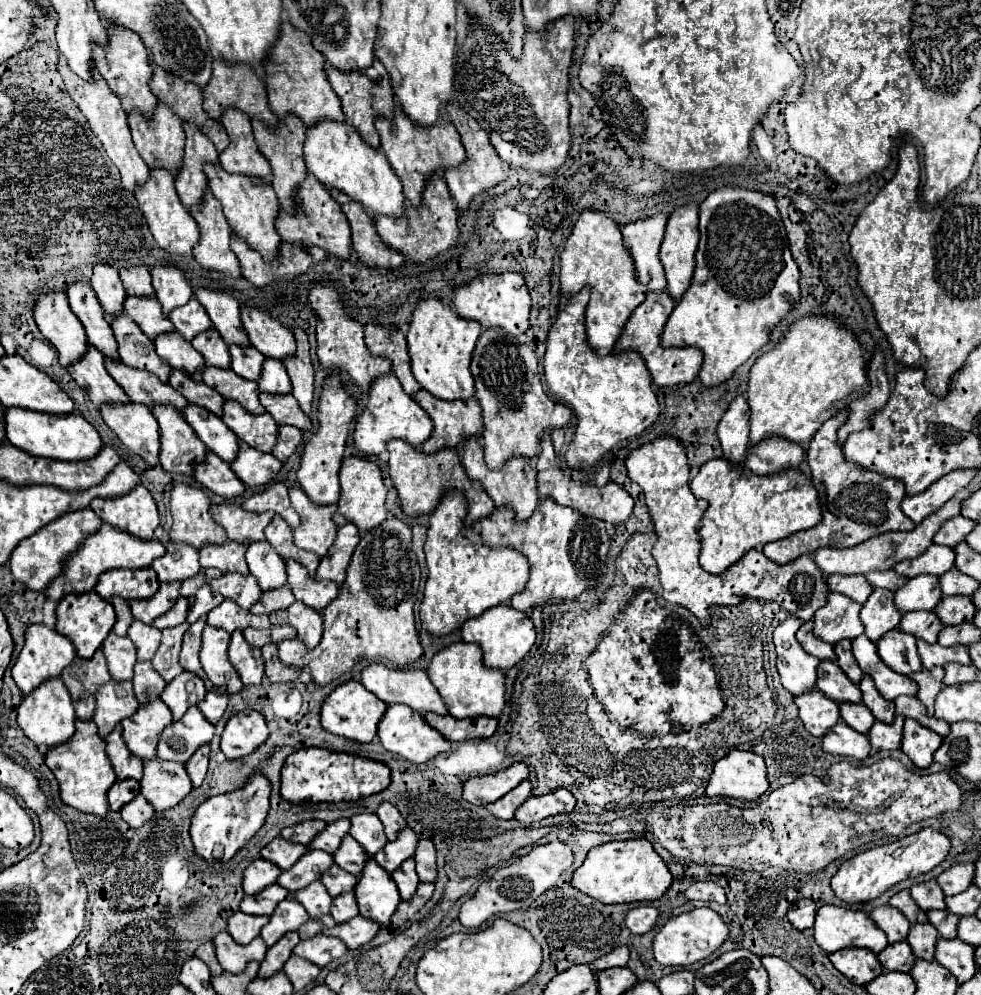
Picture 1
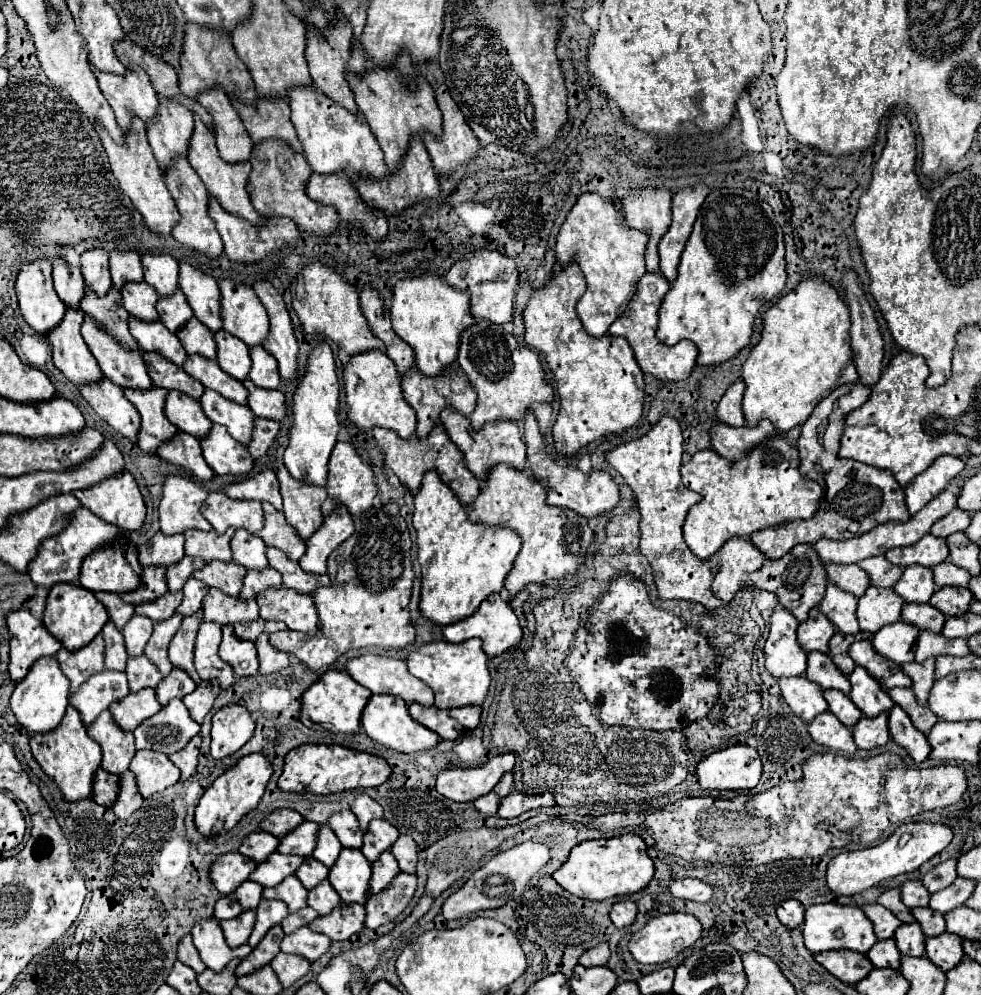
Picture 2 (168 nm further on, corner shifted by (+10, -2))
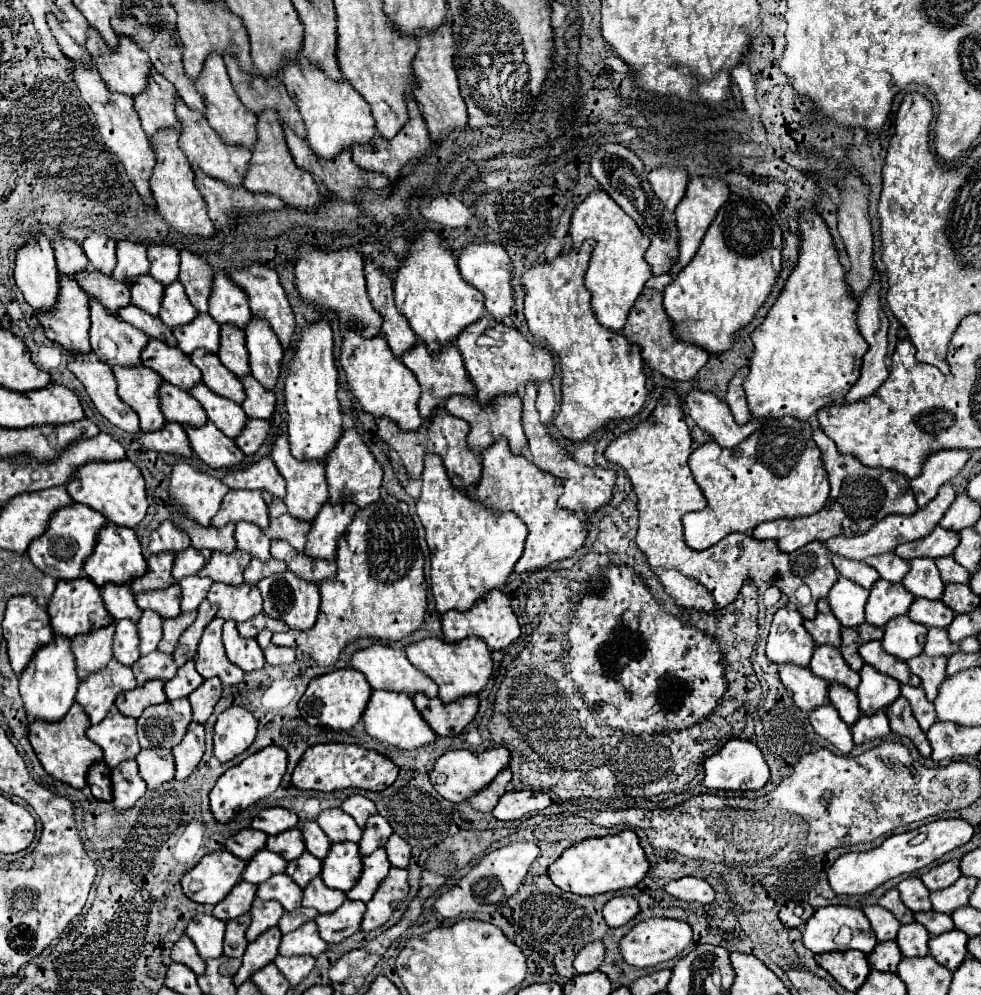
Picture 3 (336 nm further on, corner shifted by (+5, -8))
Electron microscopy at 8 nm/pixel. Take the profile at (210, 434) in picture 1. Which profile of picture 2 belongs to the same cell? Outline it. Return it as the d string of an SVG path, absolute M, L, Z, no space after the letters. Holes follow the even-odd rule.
M169 392L165 402L165 416L181 430L197 440L203 440L211 432L211 420L207 420L201 404L191 400L191 396L183 396L181 392Z

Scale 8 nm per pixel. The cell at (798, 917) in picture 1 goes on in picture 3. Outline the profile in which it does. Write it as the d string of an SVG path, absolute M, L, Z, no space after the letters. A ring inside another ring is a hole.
M788 902L780 908L778 918L786 928L798 928L802 926L810 916L814 914L814 908L808 906L808 902Z

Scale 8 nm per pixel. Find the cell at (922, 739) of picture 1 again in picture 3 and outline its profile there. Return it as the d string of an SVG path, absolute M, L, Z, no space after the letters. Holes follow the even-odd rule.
M898 696L896 702L892 702L892 706L886 708L886 716L890 720L892 732L910 738L922 756L926 756L926 758L930 756L930 742L926 740L926 734L920 730L908 702L902 696Z

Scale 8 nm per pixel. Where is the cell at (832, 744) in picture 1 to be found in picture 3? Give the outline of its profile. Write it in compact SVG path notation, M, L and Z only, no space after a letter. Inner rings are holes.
M822 704L810 712L810 724L814 726L816 734L832 742L842 754L848 754L854 748L850 726L842 722L838 710L832 704Z

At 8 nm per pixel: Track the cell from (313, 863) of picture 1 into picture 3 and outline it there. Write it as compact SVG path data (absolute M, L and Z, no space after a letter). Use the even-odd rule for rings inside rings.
M262 848L246 862L246 868L240 878L246 882L252 882L252 884L260 884L260 882L268 880L272 874L282 872L284 866L286 866L286 860L280 854Z

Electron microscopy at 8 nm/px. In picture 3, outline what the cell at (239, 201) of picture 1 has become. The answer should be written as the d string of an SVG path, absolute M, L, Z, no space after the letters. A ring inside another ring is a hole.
M176 98L176 116L182 124L182 132L180 132L180 148L186 152L188 160L192 166L202 168L208 176L222 180L230 186L240 186L242 178L244 178L244 170L248 168L248 158L252 156L252 152L246 146L230 146L226 144L218 132L214 132L208 126L208 120L204 118L202 112L194 112L190 110L182 98Z

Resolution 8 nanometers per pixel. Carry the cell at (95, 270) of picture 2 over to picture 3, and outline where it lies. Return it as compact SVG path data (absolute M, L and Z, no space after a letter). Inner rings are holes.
M90 234L84 238L82 248L94 270L100 270L102 274L112 274L116 264L116 240L104 234Z

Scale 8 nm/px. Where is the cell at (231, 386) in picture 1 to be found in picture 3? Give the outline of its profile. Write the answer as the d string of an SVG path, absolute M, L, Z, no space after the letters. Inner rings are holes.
M204 348L192 352L192 362L202 370L202 382L212 388L216 394L234 400L234 402L242 402L244 400L244 388L242 382L236 374L232 374L214 352L208 352Z

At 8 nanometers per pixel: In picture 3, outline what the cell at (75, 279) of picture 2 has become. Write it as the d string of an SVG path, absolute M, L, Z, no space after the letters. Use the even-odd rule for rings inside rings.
M58 236L52 240L52 248L56 254L60 274L68 274L70 278L74 278L76 270L88 268L88 258L76 240L66 238L66 236Z

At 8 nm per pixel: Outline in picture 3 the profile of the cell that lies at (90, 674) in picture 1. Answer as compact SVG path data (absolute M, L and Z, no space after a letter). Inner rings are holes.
M116 624L92 630L90 634L78 634L72 638L72 652L76 656L78 678L86 678L94 670L106 666L112 658L112 636Z

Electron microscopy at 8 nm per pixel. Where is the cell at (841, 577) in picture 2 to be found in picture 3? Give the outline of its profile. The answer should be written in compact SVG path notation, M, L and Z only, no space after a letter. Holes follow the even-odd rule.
M832 554L832 564L834 564L834 568L838 570L838 574L850 578L852 582L856 582L856 584L860 584L860 586L864 586L864 588L868 588L868 590L870 590L872 584L880 578L878 572L876 572L872 566L868 566L866 562L848 560L848 558L840 556L840 554Z

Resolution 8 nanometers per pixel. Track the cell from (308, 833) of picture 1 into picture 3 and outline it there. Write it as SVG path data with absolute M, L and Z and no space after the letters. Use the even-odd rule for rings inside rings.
M266 808L252 820L252 828L264 830L266 834L280 834L296 826L298 826L298 816L286 808Z

